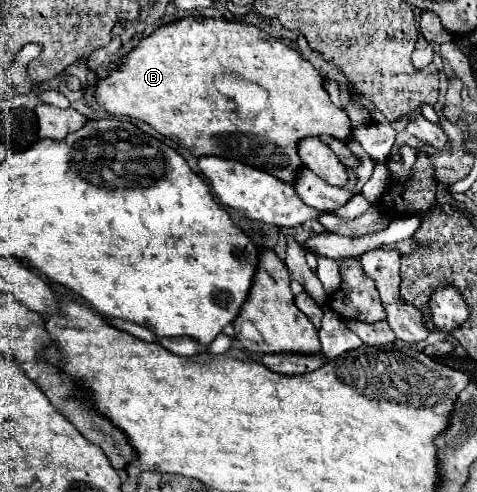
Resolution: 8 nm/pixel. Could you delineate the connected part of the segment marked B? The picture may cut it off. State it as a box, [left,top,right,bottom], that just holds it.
[97,17,349,185]

